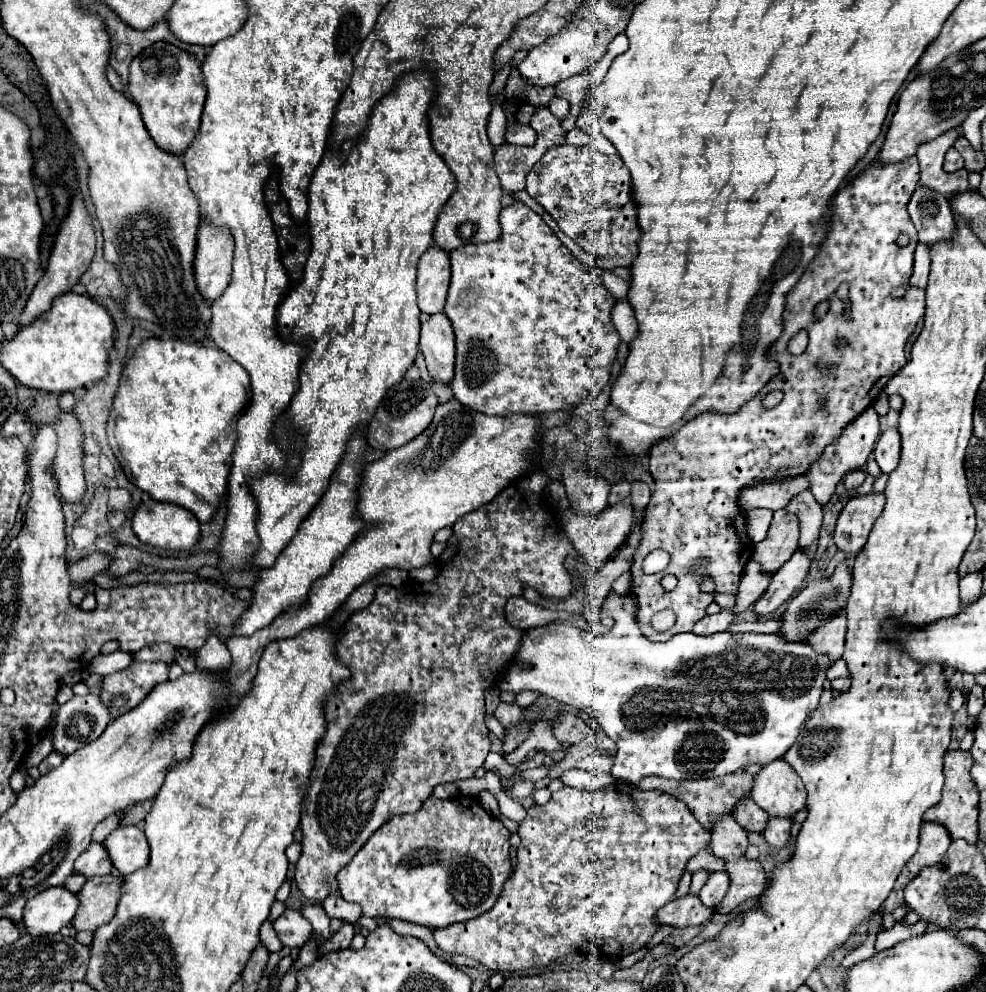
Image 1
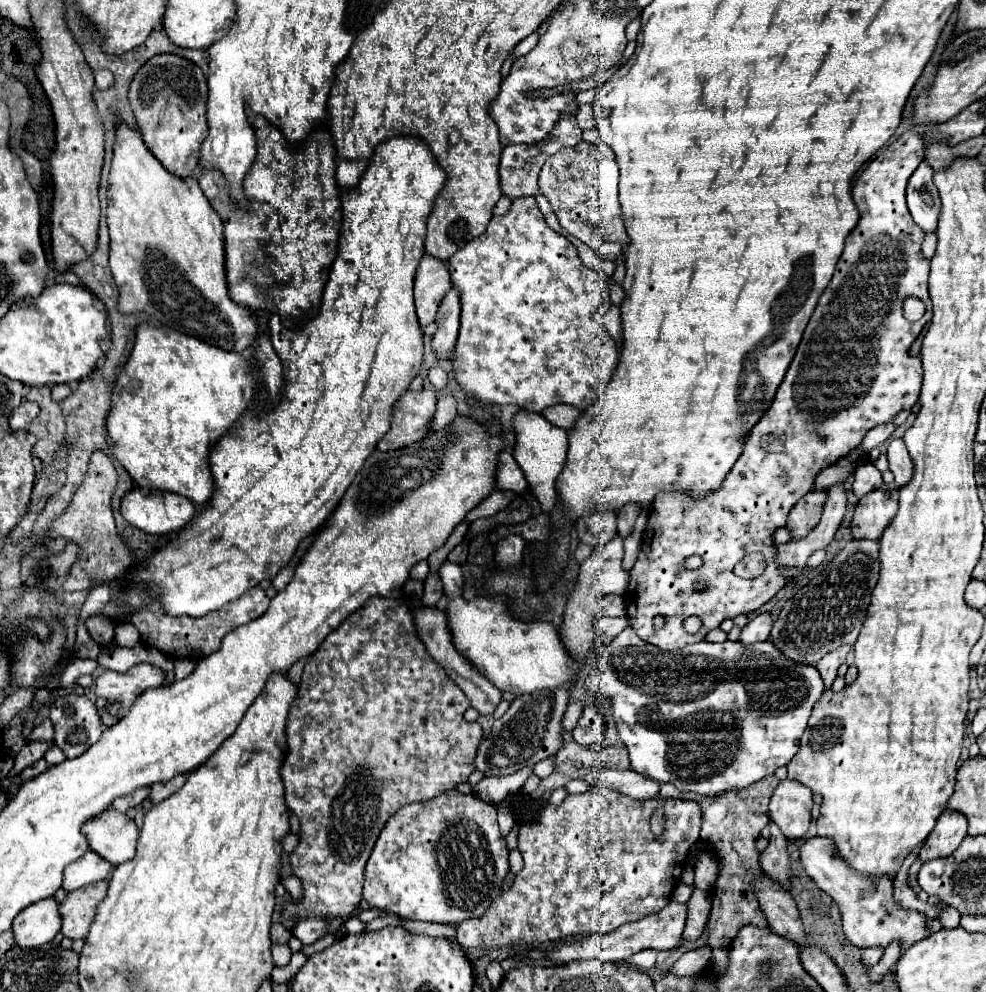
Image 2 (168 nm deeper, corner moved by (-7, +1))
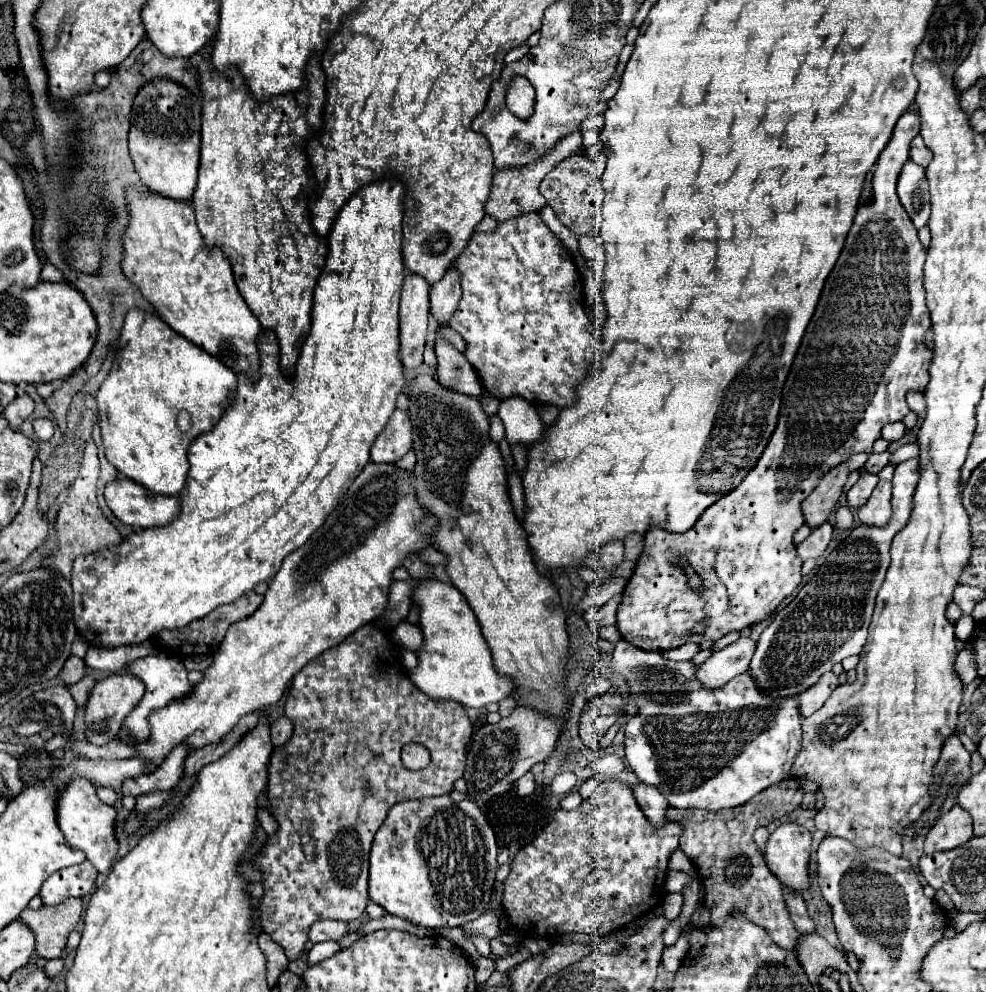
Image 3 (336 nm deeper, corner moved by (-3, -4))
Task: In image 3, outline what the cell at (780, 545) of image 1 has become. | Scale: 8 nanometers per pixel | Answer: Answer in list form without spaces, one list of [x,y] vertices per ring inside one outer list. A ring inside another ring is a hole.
[[[853,455],[851,459],[847,459],[847,463],[841,463],[839,467],[833,467],[819,481],[819,487],[815,487],[815,491],[801,505],[801,513],[805,517],[805,525],[807,527],[815,529],[823,521],[829,519],[829,513],[833,511],[835,503],[841,497],[841,491],[843,491],[843,485],[847,481],[847,475],[853,469],[863,467],[865,461],[867,461],[867,455]]]

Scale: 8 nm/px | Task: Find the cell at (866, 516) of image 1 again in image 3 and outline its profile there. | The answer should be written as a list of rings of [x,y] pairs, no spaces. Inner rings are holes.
[[[879,481],[869,501],[857,509],[861,525],[885,527],[891,519],[891,481]]]

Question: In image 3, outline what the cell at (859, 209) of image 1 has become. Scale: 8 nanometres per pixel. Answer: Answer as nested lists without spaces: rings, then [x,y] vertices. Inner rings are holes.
[[[909,107],[901,119],[897,121],[895,129],[893,129],[893,137],[889,139],[887,147],[883,149],[883,153],[879,155],[879,161],[875,165],[875,171],[873,171],[873,179],[871,179],[871,187],[873,187],[873,199],[869,203],[863,203],[859,205],[857,209],[857,215],[855,215],[855,221],[853,221],[853,227],[847,235],[847,241],[845,241],[845,247],[841,251],[841,257],[839,261],[835,263],[833,271],[829,273],[827,281],[825,281],[825,287],[823,287],[823,293],[821,293],[821,299],[817,303],[817,309],[815,309],[815,315],[811,319],[811,323],[807,325],[807,331],[803,335],[803,341],[799,345],[799,351],[797,351],[797,357],[793,361],[793,367],[787,375],[787,381],[785,381],[785,387],[783,387],[783,401],[781,401],[781,411],[779,411],[779,421],[777,421],[777,427],[773,431],[773,435],[769,437],[767,445],[765,445],[765,451],[761,453],[757,465],[743,477],[743,481],[739,483],[739,487],[735,487],[733,491],[729,491],[727,495],[723,495],[719,501],[715,501],[711,507],[707,507],[707,511],[701,515],[701,519],[697,519],[697,523],[691,527],[691,531],[685,531],[685,533],[673,533],[673,531],[667,531],[659,525],[651,527],[647,533],[645,533],[645,547],[643,547],[643,553],[637,561],[637,567],[633,571],[633,575],[629,577],[625,589],[623,589],[623,601],[619,605],[619,611],[617,611],[617,629],[621,633],[621,637],[625,641],[629,641],[631,645],[643,649],[643,651],[669,651],[669,649],[675,649],[675,647],[681,647],[683,643],[687,641],[703,641],[703,639],[721,639],[723,635],[731,633],[731,631],[741,631],[743,627],[751,627],[759,621],[763,621],[765,617],[771,615],[771,611],[785,599],[789,597],[797,585],[801,583],[803,575],[801,575],[801,559],[795,551],[795,543],[793,543],[793,533],[803,525],[803,515],[801,515],[801,501],[817,487],[817,483],[821,481],[821,477],[837,467],[839,463],[843,463],[847,457],[855,455],[855,453],[871,453],[873,451],[873,443],[881,437],[881,429],[883,425],[887,423],[895,423],[895,421],[901,421],[907,413],[909,413],[909,407],[907,407],[907,393],[909,391],[923,391],[927,387],[927,367],[929,367],[929,361],[931,361],[931,351],[925,347],[925,333],[927,329],[931,327],[931,321],[929,321],[929,311],[927,311],[927,305],[925,305],[925,289],[923,289],[923,263],[925,263],[925,257],[927,257],[927,251],[923,249],[923,245],[919,243],[917,239],[917,231],[915,227],[911,227],[911,219],[907,219],[907,213],[903,211],[899,199],[897,199],[897,193],[895,193],[895,185],[897,185],[897,179],[899,179],[899,173],[903,169],[903,165],[909,161],[909,151],[911,151],[911,141],[913,137],[919,133],[919,117],[915,115],[915,109]],[[679,559],[687,559],[689,565],[693,567],[693,571],[697,571],[701,575],[701,579],[705,581],[705,591],[703,593],[693,593],[687,585],[687,575],[683,569],[677,569],[677,561]],[[697,621],[705,621],[707,623],[707,629],[705,633],[701,635],[695,635],[691,633],[693,625]]]

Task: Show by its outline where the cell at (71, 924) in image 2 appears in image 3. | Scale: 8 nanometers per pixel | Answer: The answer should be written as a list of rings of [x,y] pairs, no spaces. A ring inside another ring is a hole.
[[[71,897],[59,905],[45,905],[37,911],[27,907],[19,917],[37,933],[37,953],[45,959],[55,959],[63,953],[69,933],[75,931],[81,915],[83,899]]]

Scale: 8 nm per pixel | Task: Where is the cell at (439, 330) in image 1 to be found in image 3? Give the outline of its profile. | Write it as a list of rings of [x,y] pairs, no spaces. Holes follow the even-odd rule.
[[[449,269],[439,283],[431,285],[431,315],[435,317],[439,327],[449,325],[449,319],[457,311],[459,301],[461,301],[459,275],[455,275],[455,271]]]

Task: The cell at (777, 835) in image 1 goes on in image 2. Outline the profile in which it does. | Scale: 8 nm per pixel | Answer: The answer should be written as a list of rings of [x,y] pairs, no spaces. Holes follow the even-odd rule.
[[[817,836],[817,840],[803,840],[799,842],[801,852],[801,864],[807,872],[807,876],[823,890],[827,892],[833,902],[841,910],[843,920],[843,932],[847,940],[857,948],[877,946],[887,948],[891,942],[901,944],[901,954],[911,948],[915,942],[923,940],[931,932],[927,930],[925,922],[927,916],[917,910],[907,910],[893,898],[893,880],[885,874],[879,880],[871,878],[869,874],[857,872],[855,868],[849,868],[843,858],[839,858],[837,850],[833,848],[831,838]]]

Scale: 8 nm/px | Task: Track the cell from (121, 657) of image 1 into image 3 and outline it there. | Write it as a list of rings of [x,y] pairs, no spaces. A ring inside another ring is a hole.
[[[159,653],[159,655],[147,655],[147,657],[141,657],[141,659],[135,659],[131,663],[127,663],[127,671],[135,677],[139,677],[143,683],[145,683],[146,691],[143,696],[143,701],[137,705],[137,709],[133,713],[127,715],[123,727],[121,727],[121,733],[123,731],[131,731],[131,735],[135,737],[147,737],[149,735],[149,725],[147,725],[147,715],[153,711],[153,709],[159,709],[159,707],[165,707],[169,701],[173,699],[179,699],[183,695],[187,695],[191,691],[191,683],[187,681],[187,669],[183,665],[181,659],[173,657],[173,655],[167,655],[167,653]]]

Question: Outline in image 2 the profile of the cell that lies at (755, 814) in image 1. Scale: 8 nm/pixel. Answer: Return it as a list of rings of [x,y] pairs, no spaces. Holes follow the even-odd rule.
[[[769,822],[769,846],[761,852],[761,866],[763,872],[781,884],[783,890],[791,888],[791,864],[789,864],[789,850],[787,850],[787,840],[783,838],[781,830],[775,826],[775,822]]]

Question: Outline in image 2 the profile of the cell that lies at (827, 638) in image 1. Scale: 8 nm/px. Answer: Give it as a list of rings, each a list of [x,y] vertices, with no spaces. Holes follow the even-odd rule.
[[[841,646],[841,648],[837,648],[835,652],[825,654],[823,660],[815,666],[815,668],[819,670],[819,676],[821,676],[823,682],[825,682],[825,690],[831,688],[833,680],[837,678],[837,668],[841,666],[841,662],[845,662],[849,650],[851,650],[851,646]]]

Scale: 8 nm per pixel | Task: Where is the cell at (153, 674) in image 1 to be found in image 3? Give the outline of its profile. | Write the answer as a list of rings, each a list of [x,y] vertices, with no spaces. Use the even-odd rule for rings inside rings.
[[[131,673],[109,675],[109,677],[97,681],[91,695],[89,695],[89,701],[87,701],[87,715],[85,715],[87,739],[95,745],[107,745],[109,741],[113,741],[119,733],[123,719],[139,705],[143,695],[145,695],[145,683]]]

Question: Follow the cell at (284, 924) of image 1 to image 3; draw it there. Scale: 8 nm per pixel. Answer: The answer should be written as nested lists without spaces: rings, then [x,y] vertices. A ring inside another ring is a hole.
[[[319,921],[313,923],[309,929],[309,941],[321,943],[321,941],[337,941],[347,933],[347,923],[343,921]]]

